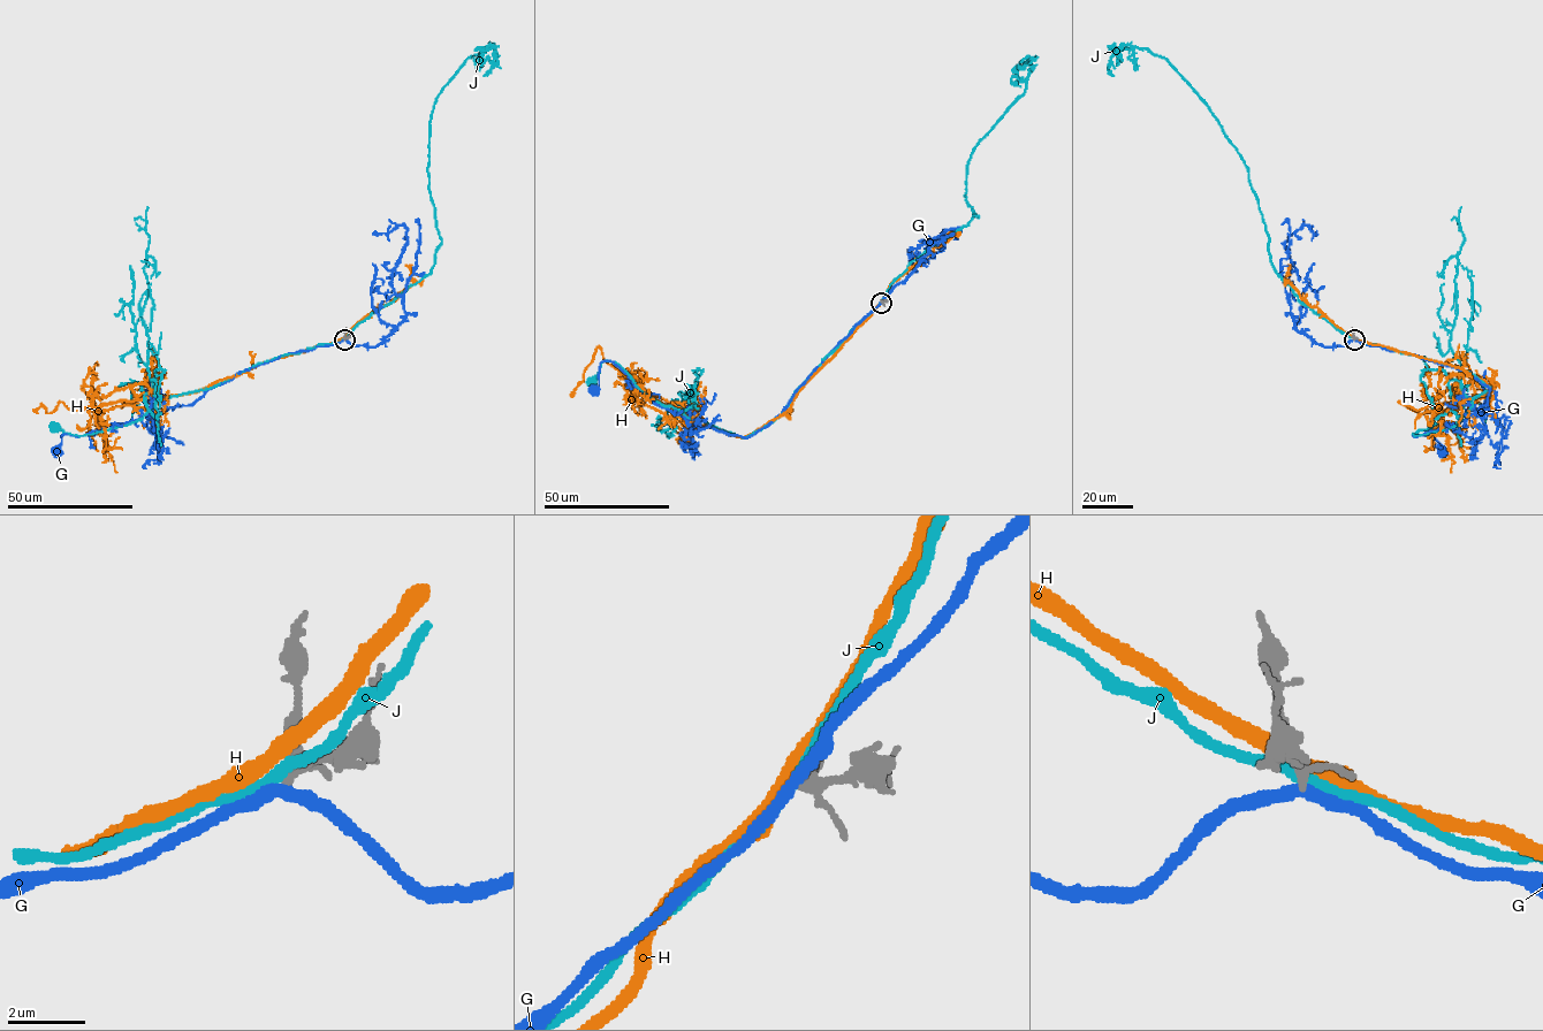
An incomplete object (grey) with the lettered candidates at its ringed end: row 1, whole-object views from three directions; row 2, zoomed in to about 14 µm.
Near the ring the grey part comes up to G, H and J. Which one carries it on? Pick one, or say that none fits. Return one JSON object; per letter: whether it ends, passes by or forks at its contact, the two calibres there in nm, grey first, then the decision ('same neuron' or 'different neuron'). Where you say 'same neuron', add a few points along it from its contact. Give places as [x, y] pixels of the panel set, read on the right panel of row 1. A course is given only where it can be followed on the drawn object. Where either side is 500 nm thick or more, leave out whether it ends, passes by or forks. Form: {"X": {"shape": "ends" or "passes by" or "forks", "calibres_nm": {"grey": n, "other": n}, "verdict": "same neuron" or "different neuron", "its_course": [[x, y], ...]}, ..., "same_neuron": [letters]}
{"G": {"shape": "passes by", "calibres_nm": {"grey": 200, "other": 320}, "verdict": "different neuron"}, "H": {"shape": "passes by", "calibres_nm": {"grey": 300, "other": 380}, "verdict": "different neuron"}, "J": {"shape": "passes by", "calibres_nm": {"grey": 280, "other": 280}, "verdict": "different neuron"}, "same_neuron": []}

